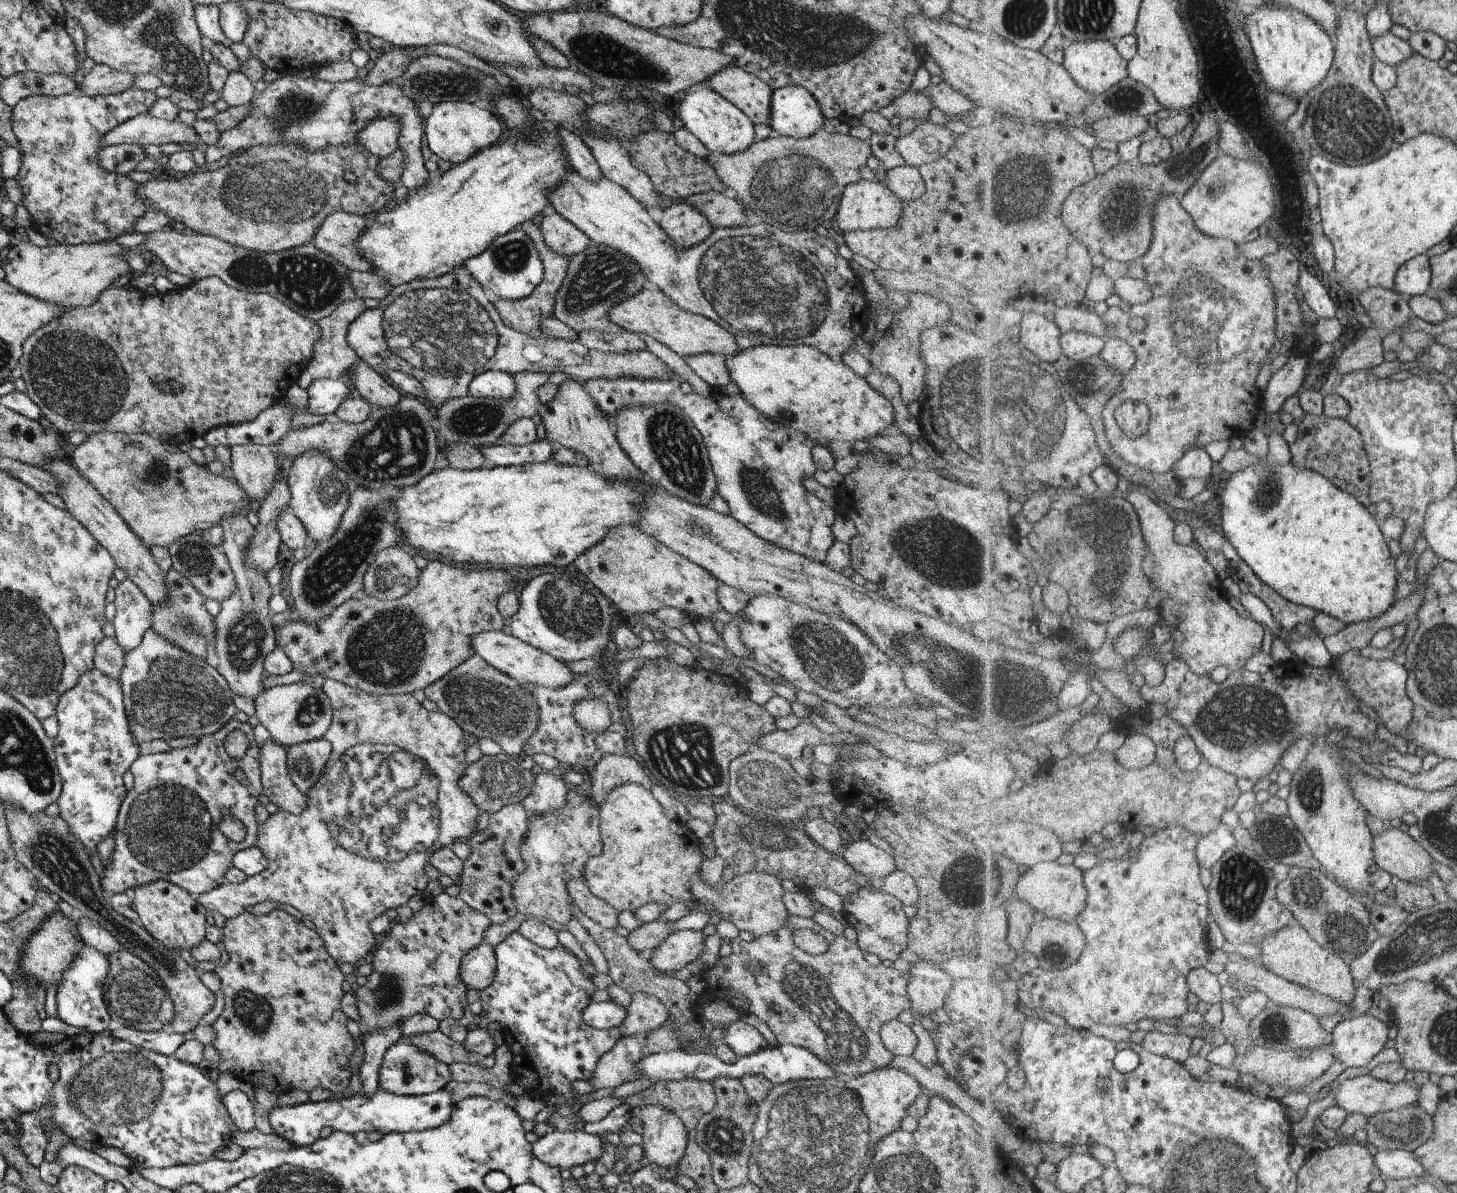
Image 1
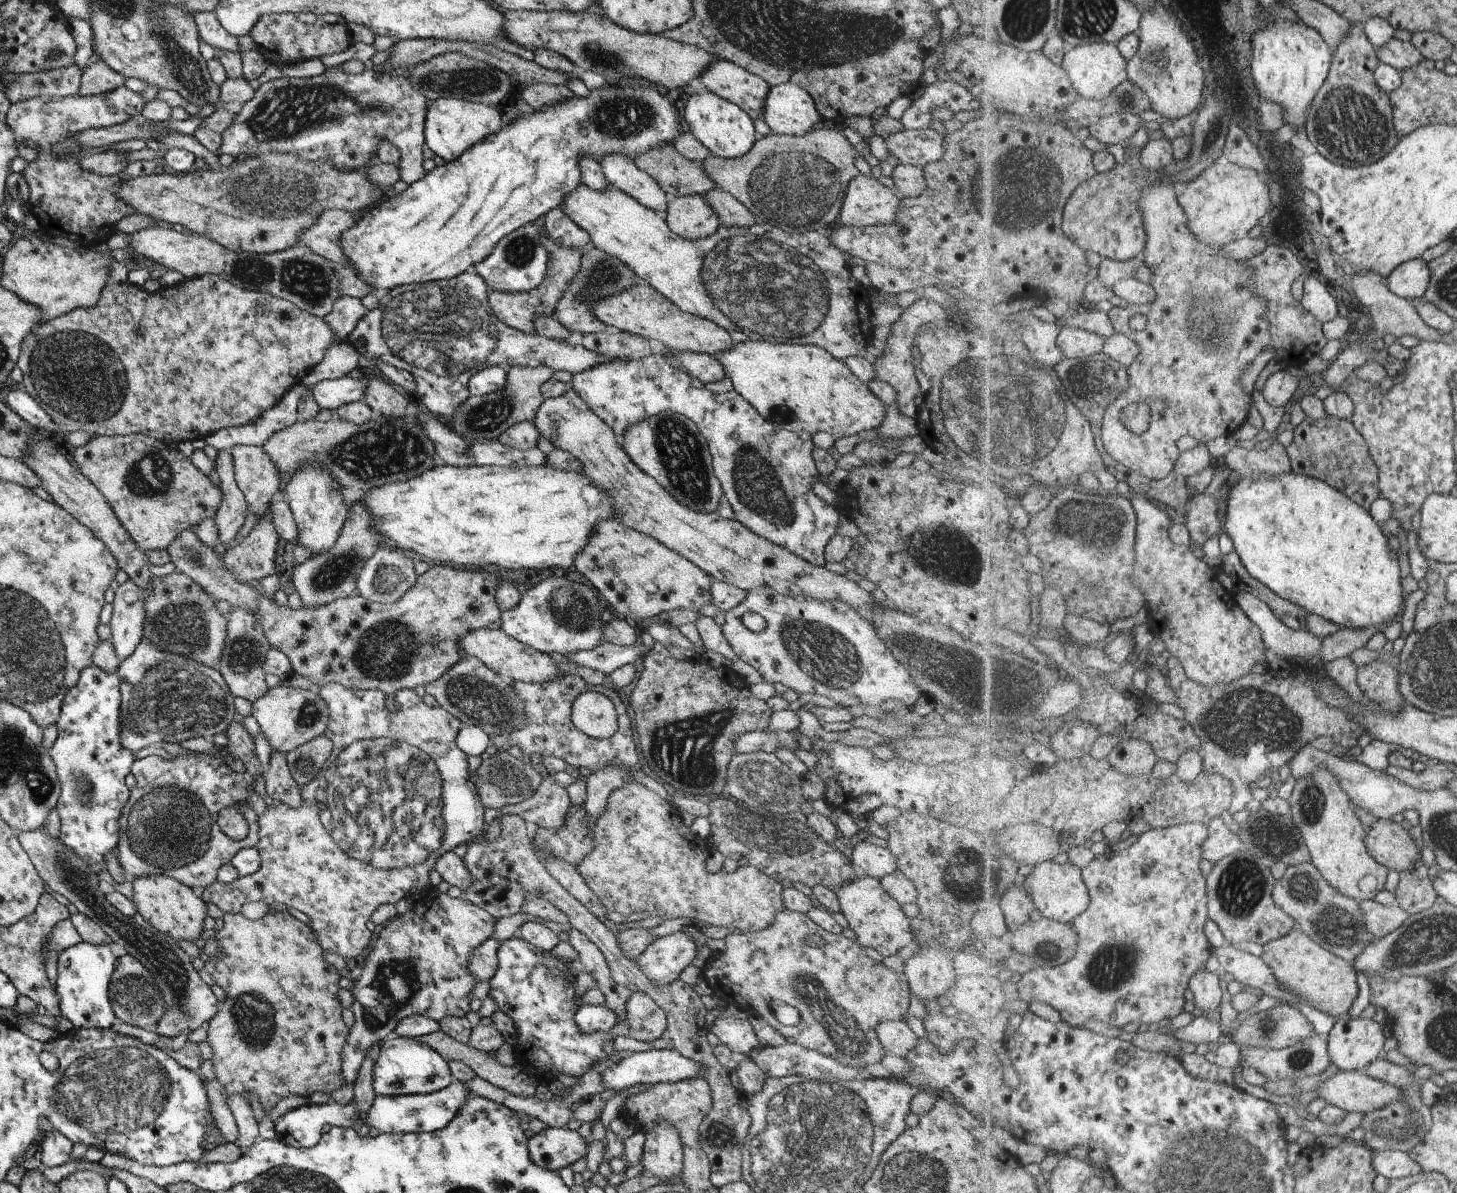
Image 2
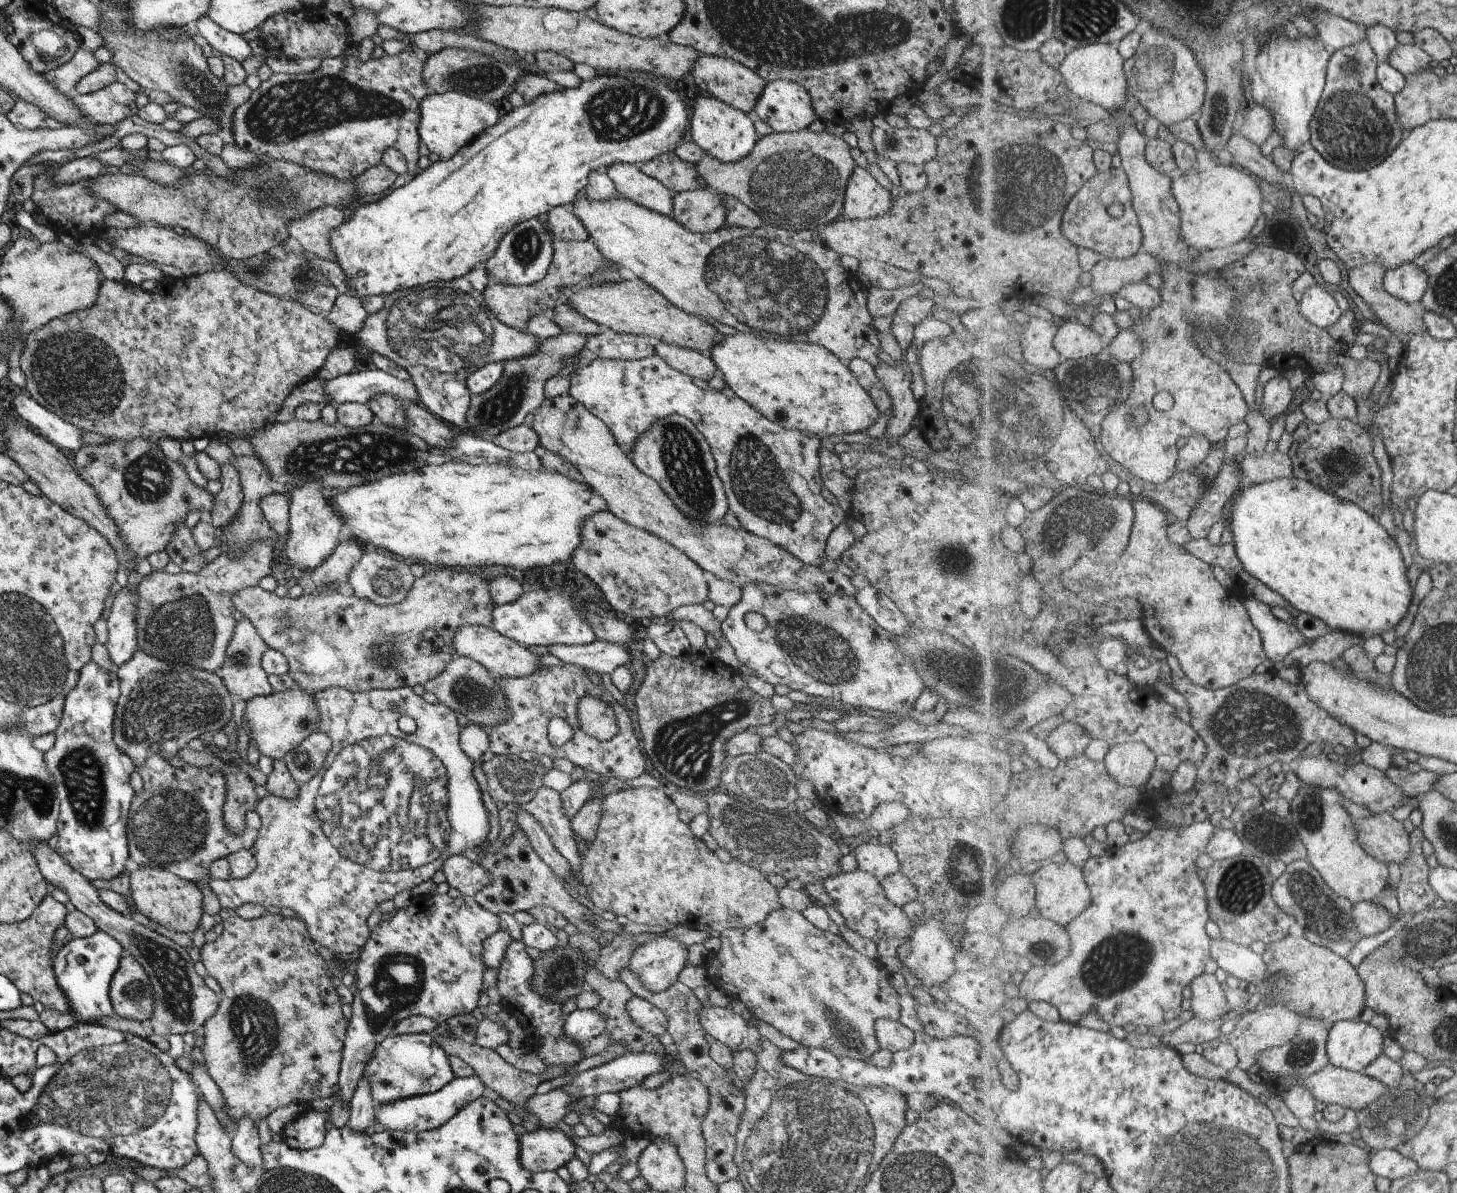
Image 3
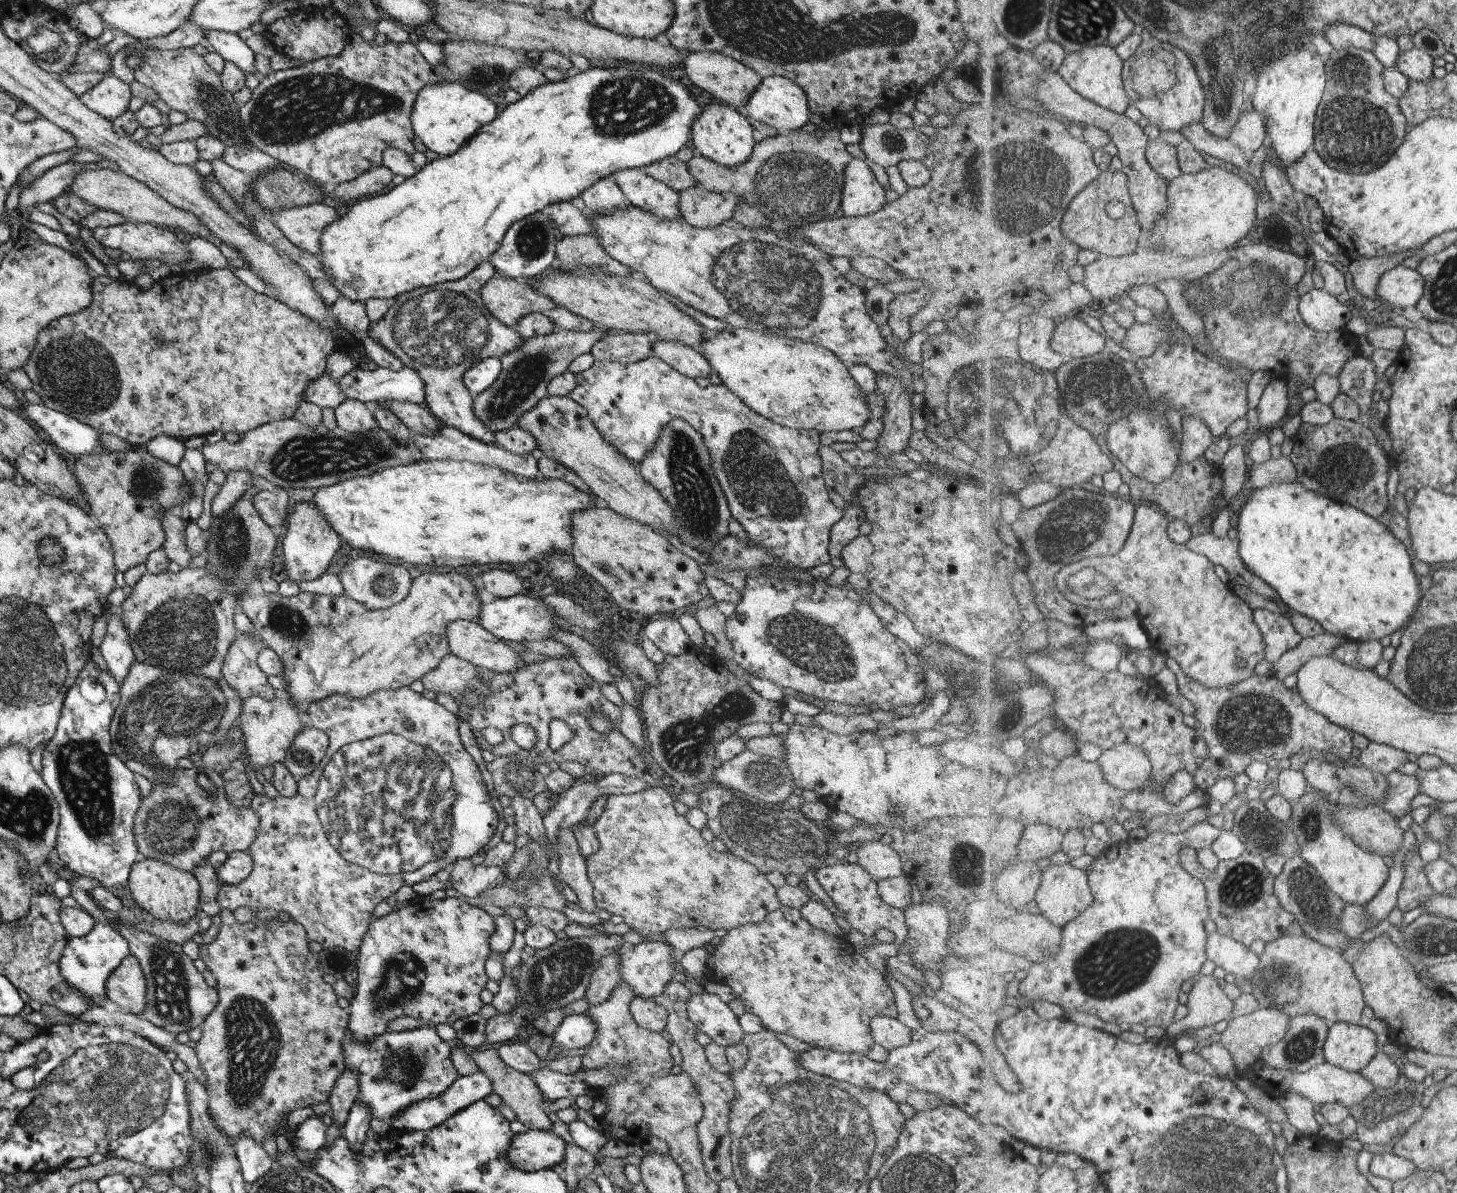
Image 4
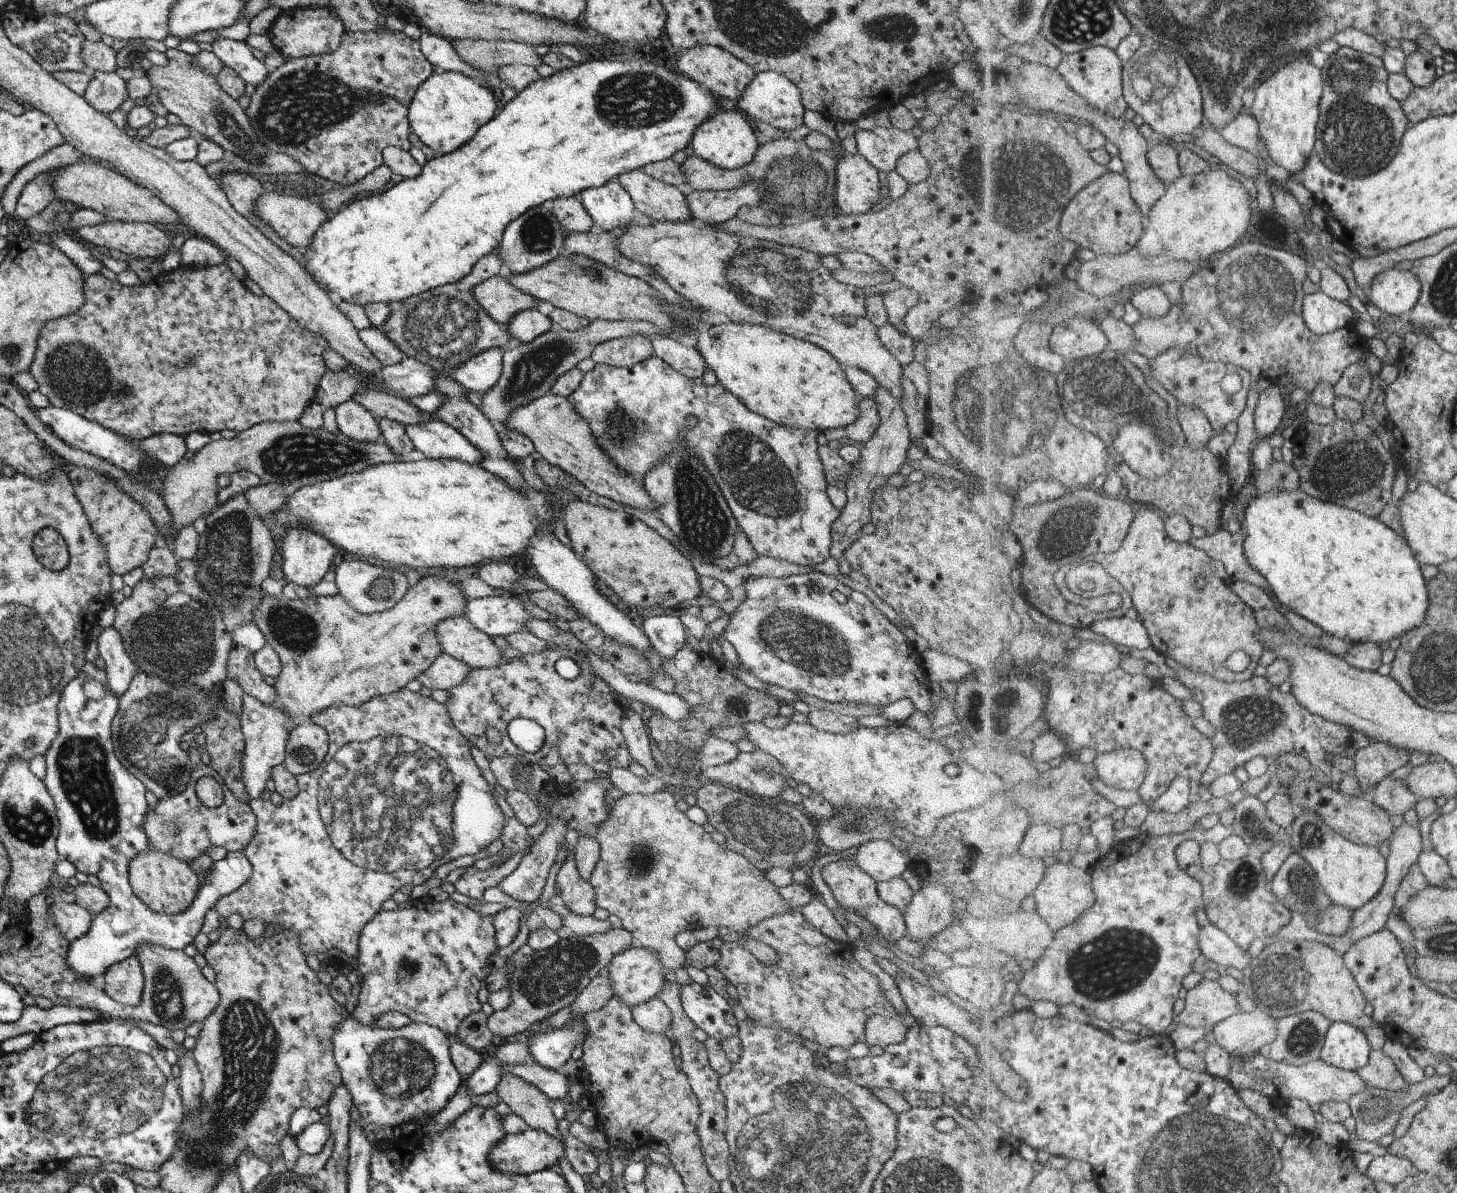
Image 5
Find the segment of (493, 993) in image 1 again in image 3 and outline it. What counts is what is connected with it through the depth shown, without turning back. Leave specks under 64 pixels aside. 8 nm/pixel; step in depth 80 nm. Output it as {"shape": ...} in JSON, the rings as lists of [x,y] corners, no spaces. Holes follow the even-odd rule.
{"shape":[[[511,939],[509,941],[509,944],[507,945],[507,948],[505,948],[505,950],[503,951],[503,958],[500,960],[499,966],[496,968],[496,982],[495,982],[494,986],[496,988],[497,994],[501,998],[500,1004],[503,1006],[503,1008],[505,1008],[505,1010],[508,1012],[508,1014],[515,1016],[518,1024],[521,1025],[521,1028],[522,1028],[523,1034],[524,1034],[524,1039],[523,1039],[523,1042],[521,1044],[520,1048],[523,1048],[524,1051],[527,1052],[527,1054],[534,1054],[544,1065],[547,1065],[547,1064],[549,1064],[549,1066],[562,1066],[564,1064],[575,1065],[579,1062],[579,1060],[584,1058],[583,1052],[581,1050],[583,1050],[583,1047],[585,1047],[587,1044],[580,1045],[579,1043],[576,1043],[575,1041],[569,1040],[564,1035],[562,1026],[563,1026],[563,1021],[564,1021],[564,1018],[566,1017],[566,1015],[561,1013],[561,1009],[559,1009],[561,1004],[559,1004],[557,1001],[550,1001],[549,999],[546,999],[545,997],[539,996],[531,988],[531,979],[533,976],[533,971],[534,971],[533,960],[527,955],[527,953],[525,953],[524,944],[521,941]]]}

